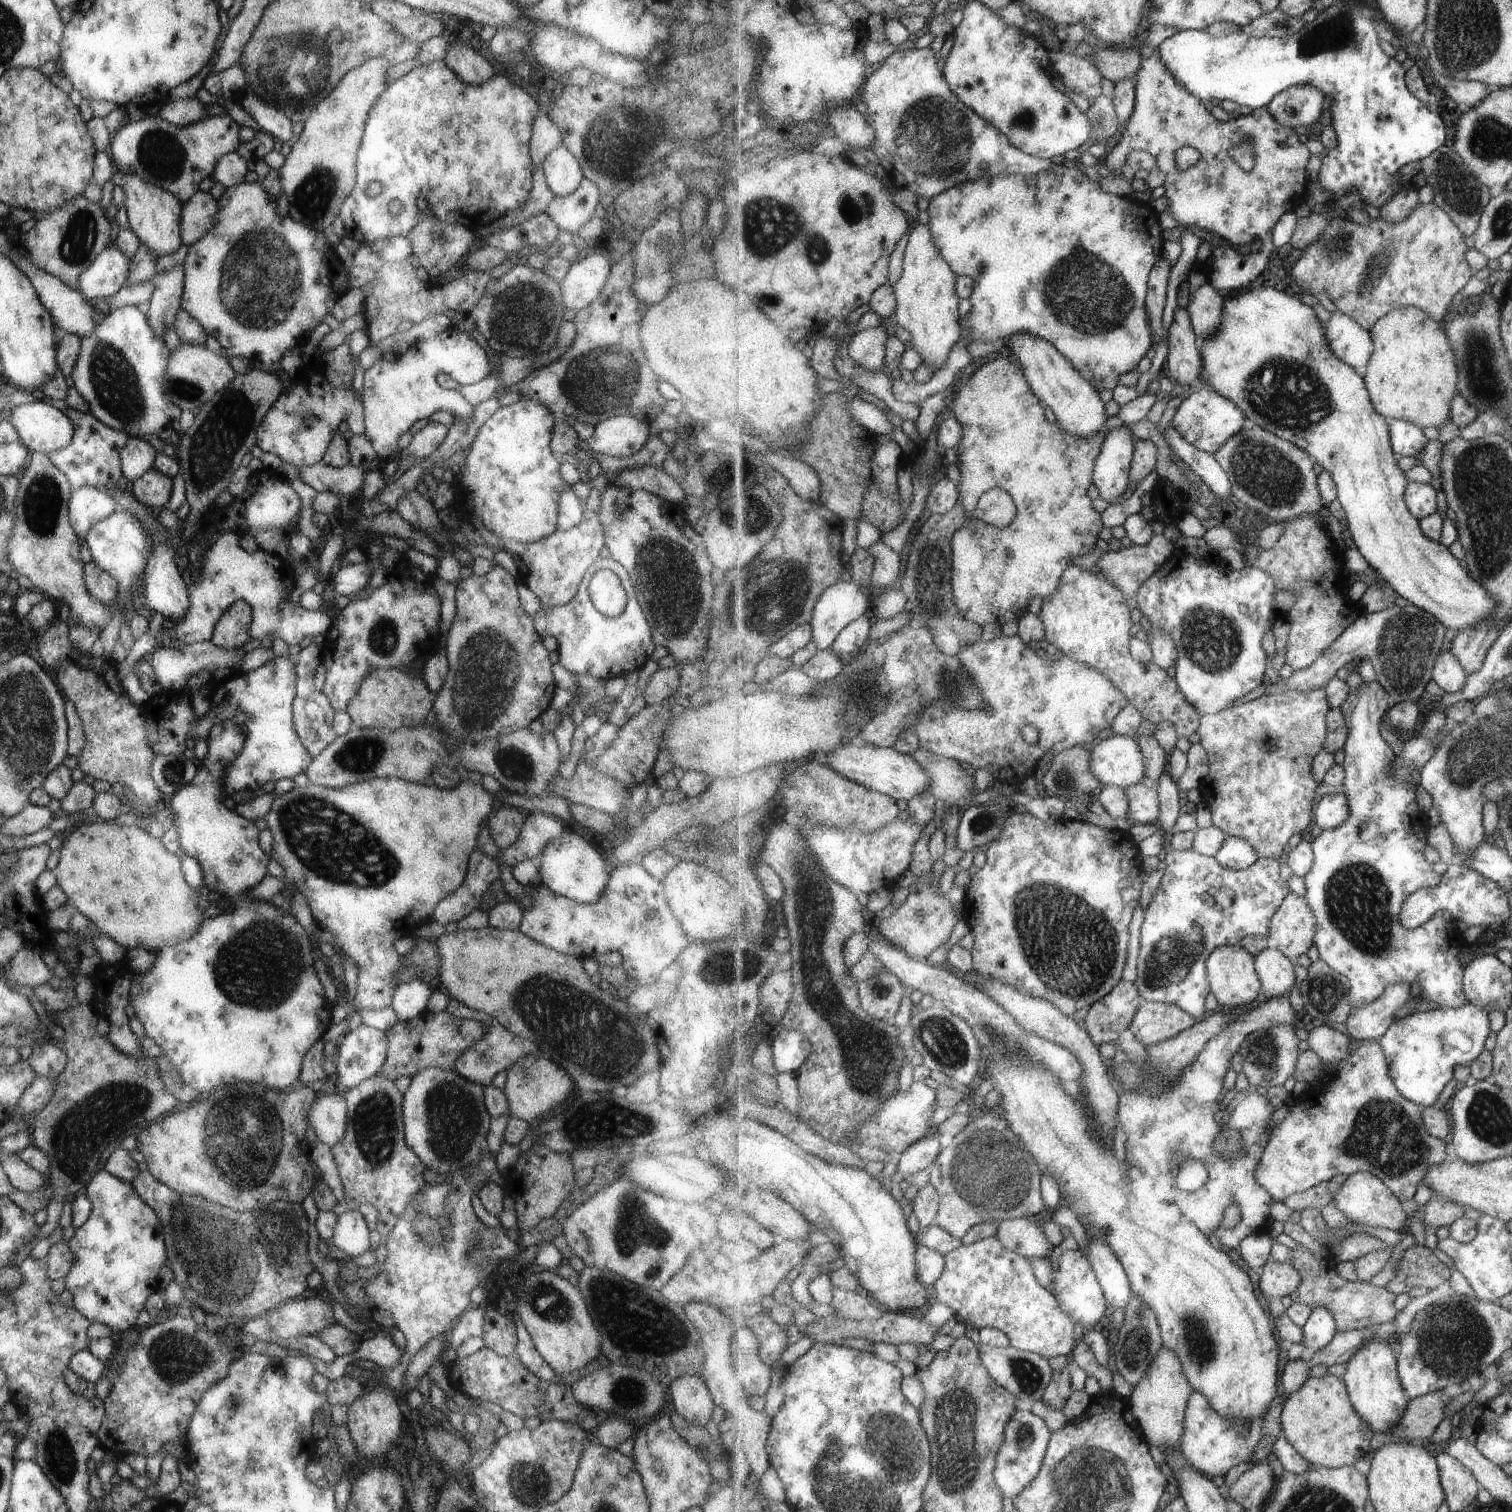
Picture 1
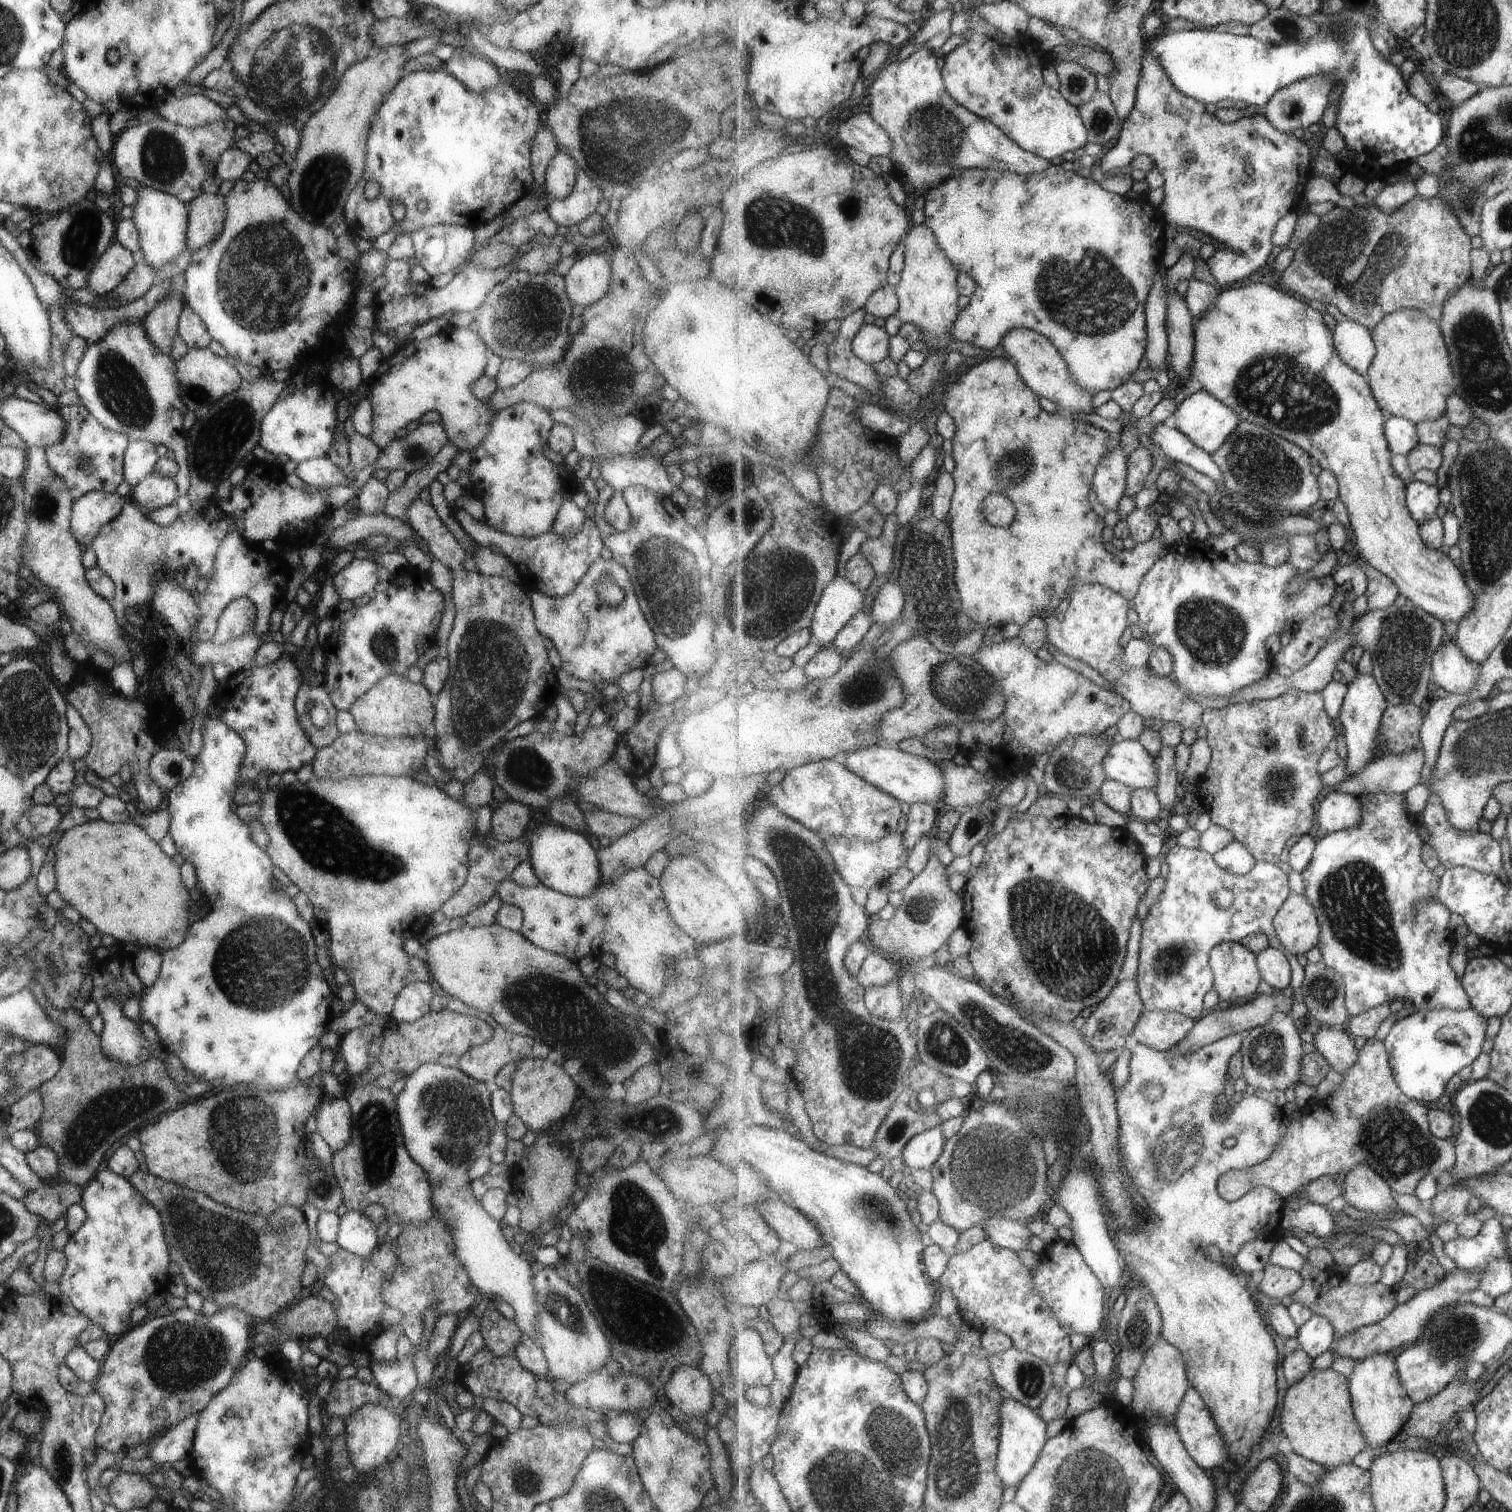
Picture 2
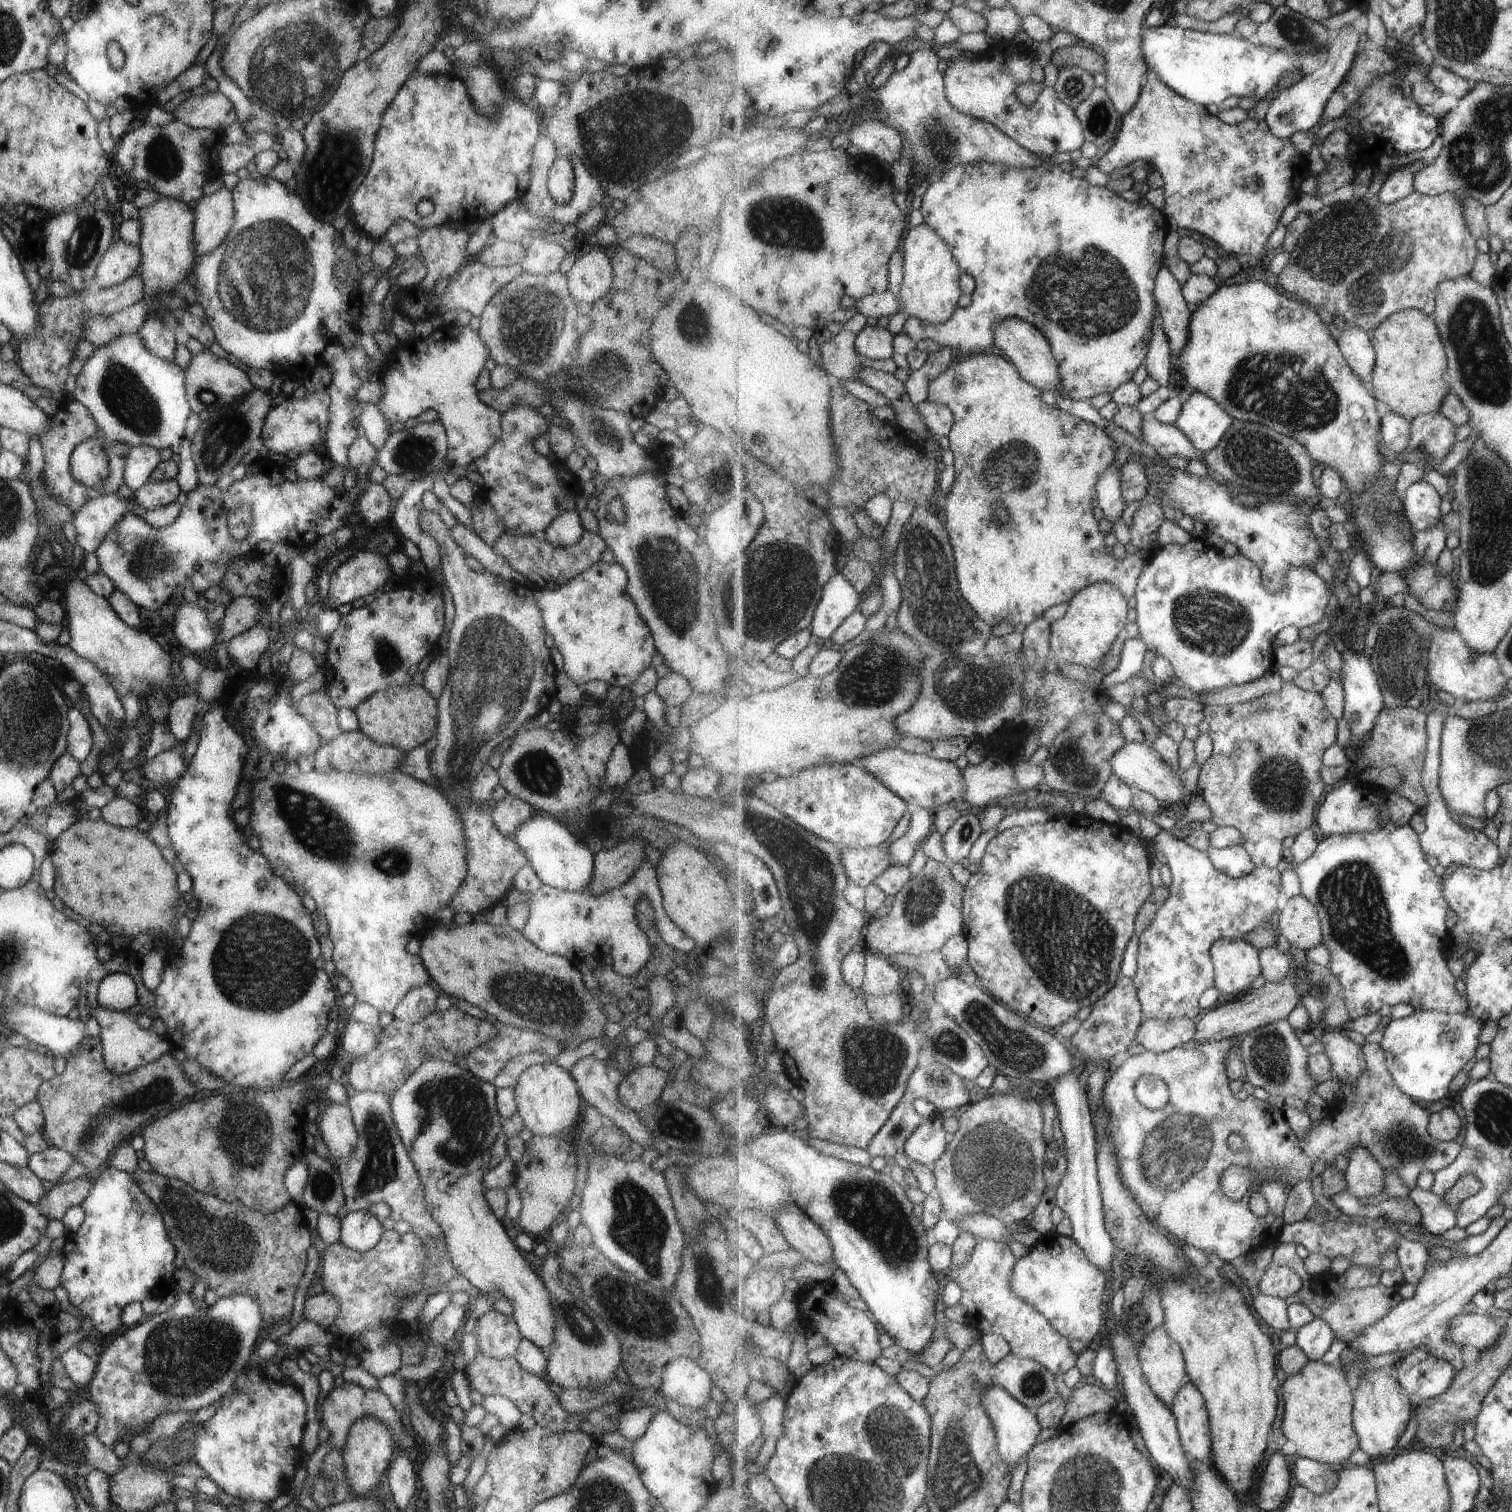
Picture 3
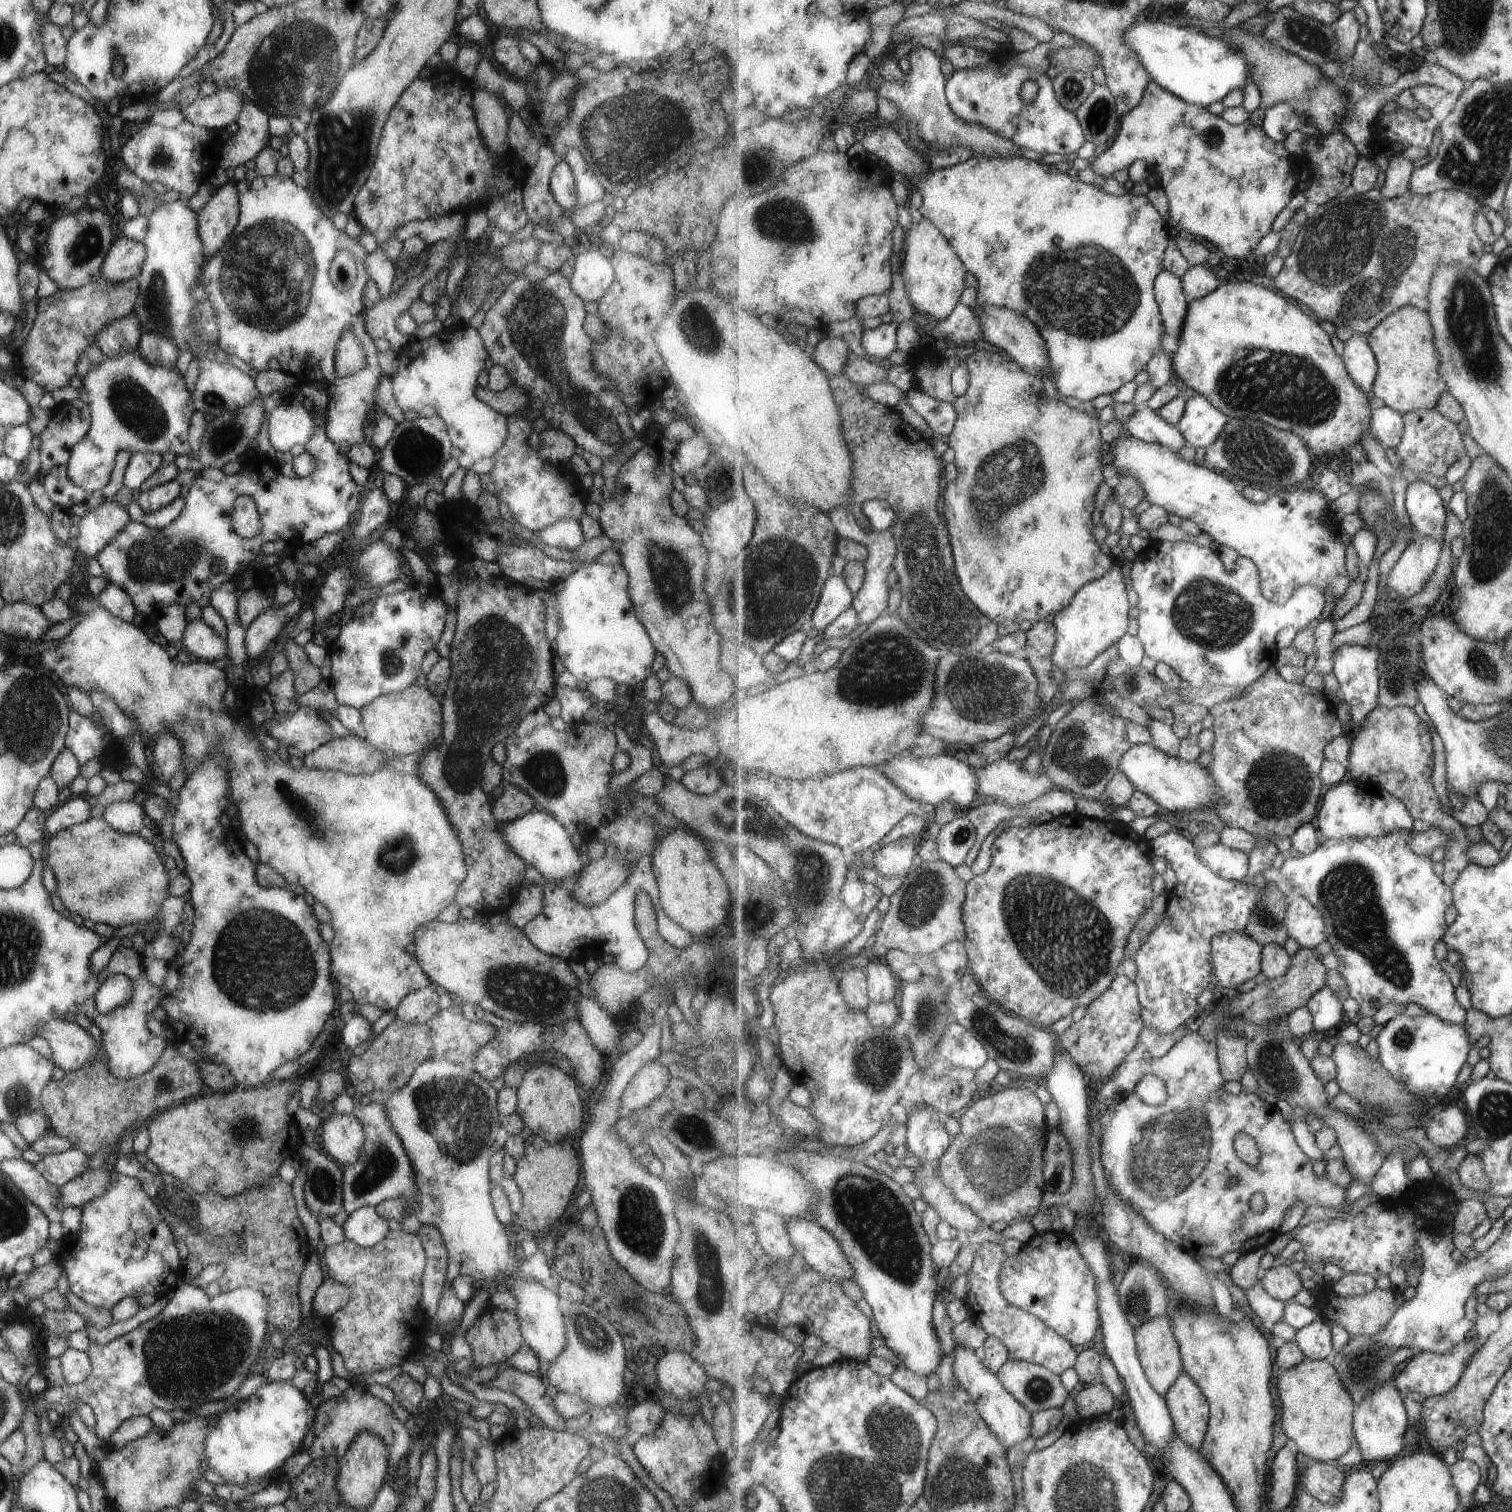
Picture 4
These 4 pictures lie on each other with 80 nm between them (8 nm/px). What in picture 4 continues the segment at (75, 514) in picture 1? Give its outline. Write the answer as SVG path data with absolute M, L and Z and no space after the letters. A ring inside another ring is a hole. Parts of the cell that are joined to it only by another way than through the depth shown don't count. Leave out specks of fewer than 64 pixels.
M114 500L102 502L80 518L74 519L79 534L76 549L86 558L94 557L127 524L128 512Z

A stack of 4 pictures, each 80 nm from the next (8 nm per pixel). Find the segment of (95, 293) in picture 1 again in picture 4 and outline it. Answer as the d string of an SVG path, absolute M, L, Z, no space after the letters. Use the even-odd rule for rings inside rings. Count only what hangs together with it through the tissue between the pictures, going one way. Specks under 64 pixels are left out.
M121 237L113 241L100 266L99 280L120 283L136 276L144 259L141 241Z

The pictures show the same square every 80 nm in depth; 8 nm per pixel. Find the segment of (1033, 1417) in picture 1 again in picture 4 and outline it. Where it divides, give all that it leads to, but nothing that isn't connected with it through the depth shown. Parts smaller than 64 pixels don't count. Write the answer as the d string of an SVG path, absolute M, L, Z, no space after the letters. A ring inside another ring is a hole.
M959 1343L955 1347L953 1357L952 1370L956 1384L969 1392L983 1420L987 1421L1002 1443L1007 1448L1016 1447L1027 1436L1032 1436L1033 1413L1005 1388L1001 1379L984 1363L982 1351Z

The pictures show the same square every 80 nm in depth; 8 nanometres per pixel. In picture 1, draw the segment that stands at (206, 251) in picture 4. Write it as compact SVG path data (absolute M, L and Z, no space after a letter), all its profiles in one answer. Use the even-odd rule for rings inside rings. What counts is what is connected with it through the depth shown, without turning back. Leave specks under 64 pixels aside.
M198 190L182 203L180 212L180 239L191 246L200 239L214 223L218 204L209 193Z

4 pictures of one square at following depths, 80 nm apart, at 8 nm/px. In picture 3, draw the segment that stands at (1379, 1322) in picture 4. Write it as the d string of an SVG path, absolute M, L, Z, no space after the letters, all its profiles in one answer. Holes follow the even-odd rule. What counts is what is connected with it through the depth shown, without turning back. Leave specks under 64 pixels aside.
M1324 1274L1312 1276L1308 1286L1298 1292L1297 1296L1317 1317L1325 1319L1334 1328L1336 1338L1353 1343L1363 1331L1383 1320L1404 1298L1398 1291L1399 1286L1386 1287L1381 1284L1349 1290L1340 1285L1339 1276Z

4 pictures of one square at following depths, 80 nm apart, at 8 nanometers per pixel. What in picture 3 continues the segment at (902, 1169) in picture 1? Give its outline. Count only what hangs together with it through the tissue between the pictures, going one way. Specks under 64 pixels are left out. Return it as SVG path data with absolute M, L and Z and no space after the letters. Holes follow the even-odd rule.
M937 1113L915 1129L904 1148L908 1158L927 1166L934 1166L943 1156L951 1136L945 1132L942 1119L943 1115Z

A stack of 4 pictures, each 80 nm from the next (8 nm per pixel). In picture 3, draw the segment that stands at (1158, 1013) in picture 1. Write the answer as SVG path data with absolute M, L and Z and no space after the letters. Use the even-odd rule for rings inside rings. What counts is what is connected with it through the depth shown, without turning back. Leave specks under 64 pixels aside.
M1147 1019L1142 1023L1136 1041L1138 1048L1161 1054L1195 1039L1196 1028L1191 1019Z

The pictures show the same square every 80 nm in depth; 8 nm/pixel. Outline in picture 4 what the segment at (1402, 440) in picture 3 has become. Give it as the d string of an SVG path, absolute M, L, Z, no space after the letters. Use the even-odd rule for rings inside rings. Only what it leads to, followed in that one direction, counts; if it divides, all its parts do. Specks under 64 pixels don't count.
M1383 405L1372 412L1370 434L1383 446L1394 448L1402 443L1405 432L1404 416L1390 406Z

